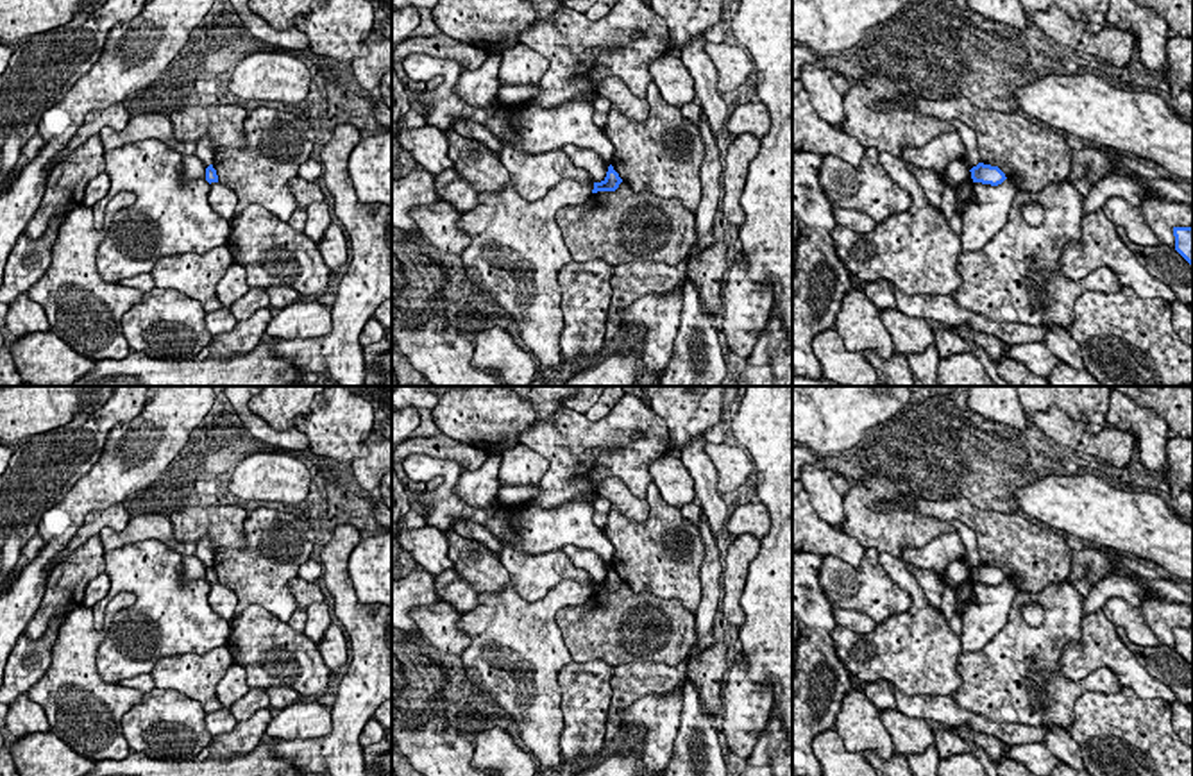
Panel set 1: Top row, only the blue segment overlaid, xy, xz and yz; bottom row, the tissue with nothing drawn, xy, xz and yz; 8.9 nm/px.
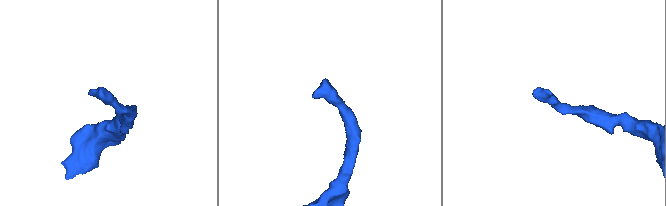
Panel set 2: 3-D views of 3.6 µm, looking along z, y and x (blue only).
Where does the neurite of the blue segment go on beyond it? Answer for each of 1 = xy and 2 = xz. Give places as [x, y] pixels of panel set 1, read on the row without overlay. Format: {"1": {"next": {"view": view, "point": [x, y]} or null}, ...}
{"1": {"next": null}, "2": {"next": null}}

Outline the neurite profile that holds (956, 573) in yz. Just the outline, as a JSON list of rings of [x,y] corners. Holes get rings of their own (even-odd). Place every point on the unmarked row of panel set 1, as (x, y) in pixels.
[[[952,561],[944,570],[944,585],[959,586],[969,574],[971,572],[964,561]]]

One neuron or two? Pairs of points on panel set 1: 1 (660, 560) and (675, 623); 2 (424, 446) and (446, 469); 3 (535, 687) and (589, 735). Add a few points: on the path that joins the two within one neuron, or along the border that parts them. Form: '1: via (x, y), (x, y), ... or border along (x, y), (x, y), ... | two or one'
1: border along (630, 585), (676, 598), (694, 614) | two
2: border along (410, 455), (455, 460), (465, 471) | two
3: border along (564, 667), (558, 673), (560, 751) | two

